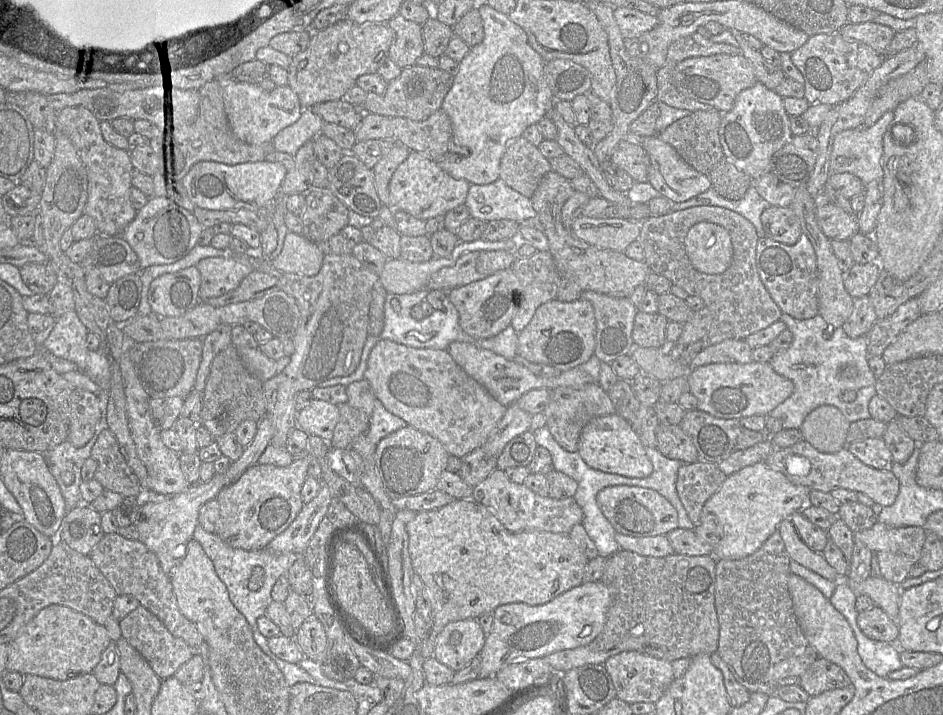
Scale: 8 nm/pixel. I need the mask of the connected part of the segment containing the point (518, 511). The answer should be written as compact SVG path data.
M498 468L473 488L471 499L487 507L511 532L545 531L569 534L572 527L581 524L583 520L582 509L574 497L554 499L550 496L539 496L523 483L512 482L505 472Z

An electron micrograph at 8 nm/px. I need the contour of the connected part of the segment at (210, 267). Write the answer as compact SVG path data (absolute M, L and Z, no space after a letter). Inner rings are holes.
M231 256L204 258L196 267L201 275L200 301L231 292L255 270L249 261L239 261Z

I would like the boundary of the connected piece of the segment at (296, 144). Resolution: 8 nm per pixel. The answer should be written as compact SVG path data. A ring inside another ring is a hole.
M303 108L300 118L273 138L274 149L295 157L305 142L321 133L324 123L311 108Z

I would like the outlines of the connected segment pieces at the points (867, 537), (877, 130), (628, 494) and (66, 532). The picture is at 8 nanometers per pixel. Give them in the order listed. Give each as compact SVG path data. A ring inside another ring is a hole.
M877 521L872 527L855 532L855 542L862 542L877 556L881 577L900 585L908 576L911 567L919 562L926 538L926 531L919 526L891 527Z
M888 111L869 127L860 126L838 133L833 140L830 155L830 175L850 173L857 176L864 185L872 181L881 183L884 175L881 167L883 136L893 118L893 112Z
M608 486L598 492L597 504L615 531L624 535L634 537L666 535L678 527L677 510L665 497L649 488Z
M78 505L68 511L63 518L56 540L61 540L73 550L83 555L90 555L93 548L103 538L105 532L101 524L101 513L96 511L91 505Z

